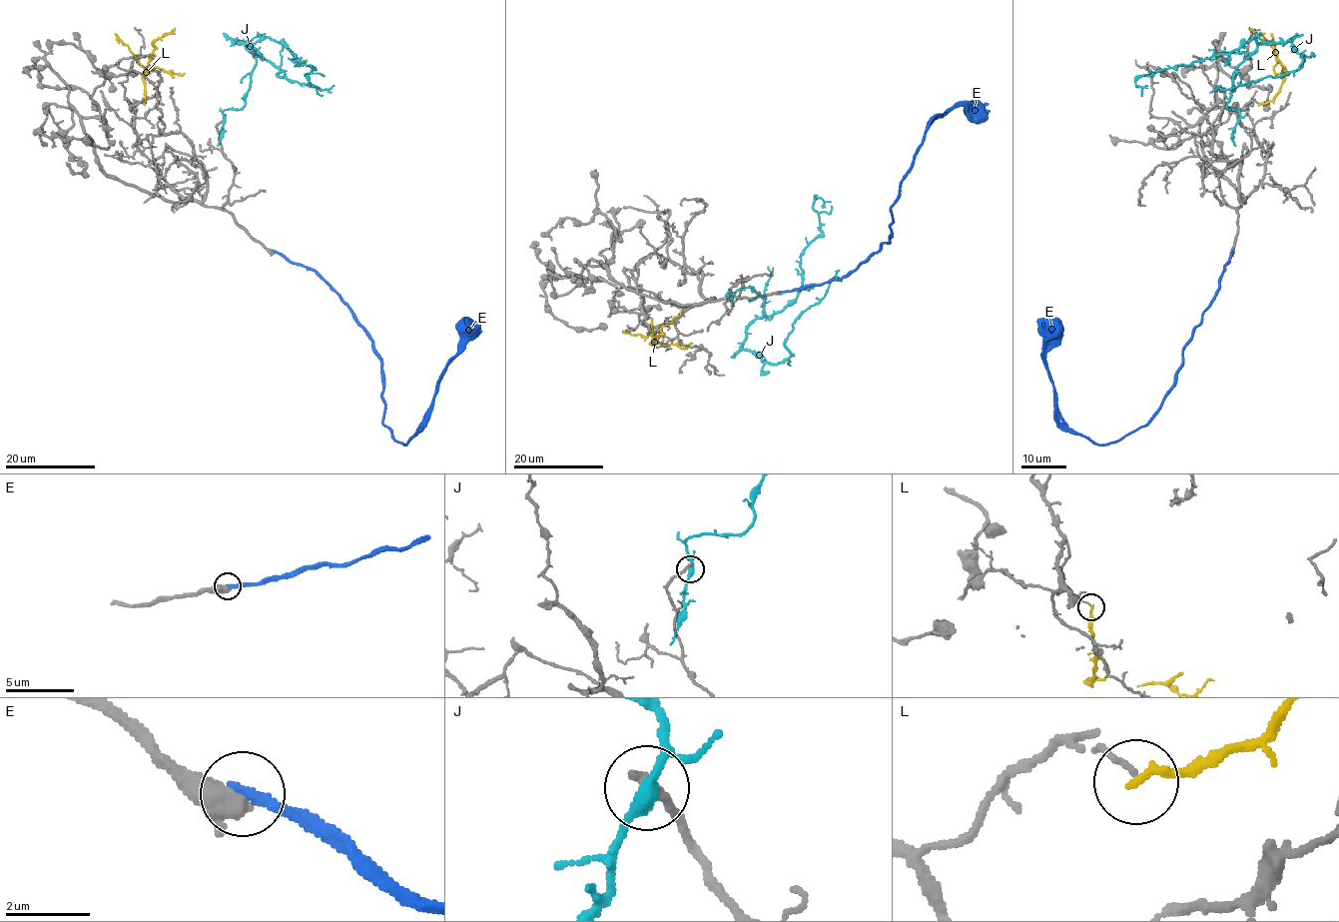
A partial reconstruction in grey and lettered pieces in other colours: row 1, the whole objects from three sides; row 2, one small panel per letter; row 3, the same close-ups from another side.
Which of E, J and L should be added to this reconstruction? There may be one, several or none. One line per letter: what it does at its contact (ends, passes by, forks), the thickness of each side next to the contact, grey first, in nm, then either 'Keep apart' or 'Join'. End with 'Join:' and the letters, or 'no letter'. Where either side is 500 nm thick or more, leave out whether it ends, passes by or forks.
E: Thickness 600 nm (grey) against 320 nm. Keep apart
J: It forks there. Thickness 260 nm (grey) against 240 nm. Keep apart
L: It ends there. Thickness 100 nm (grey) against 200 nm. Keep apart
Join: no letter

